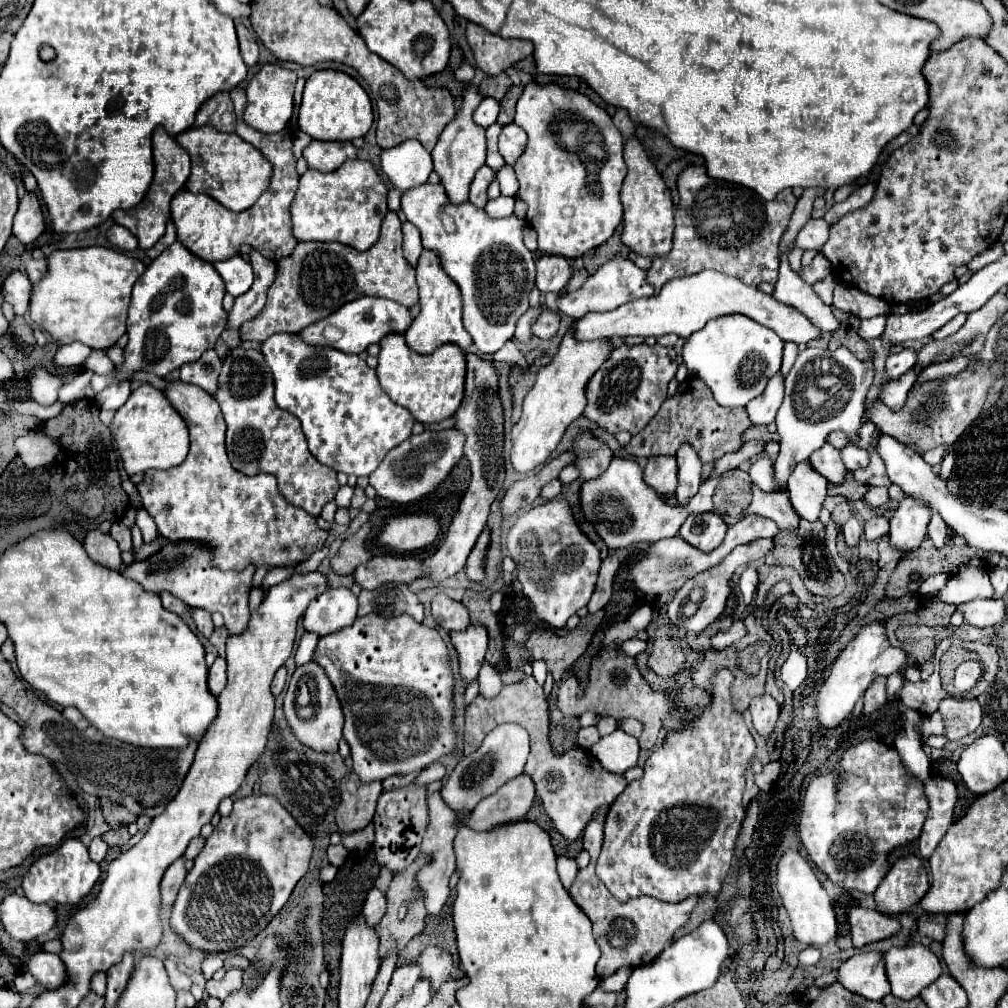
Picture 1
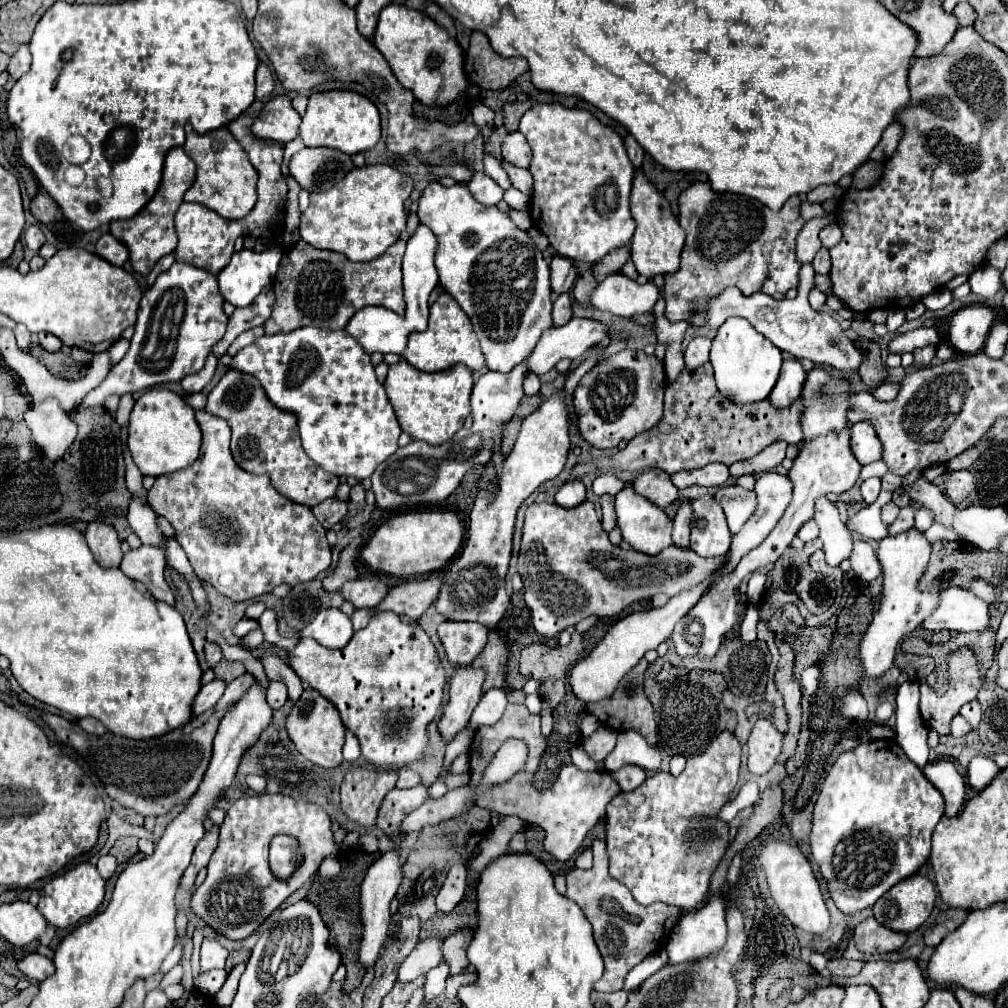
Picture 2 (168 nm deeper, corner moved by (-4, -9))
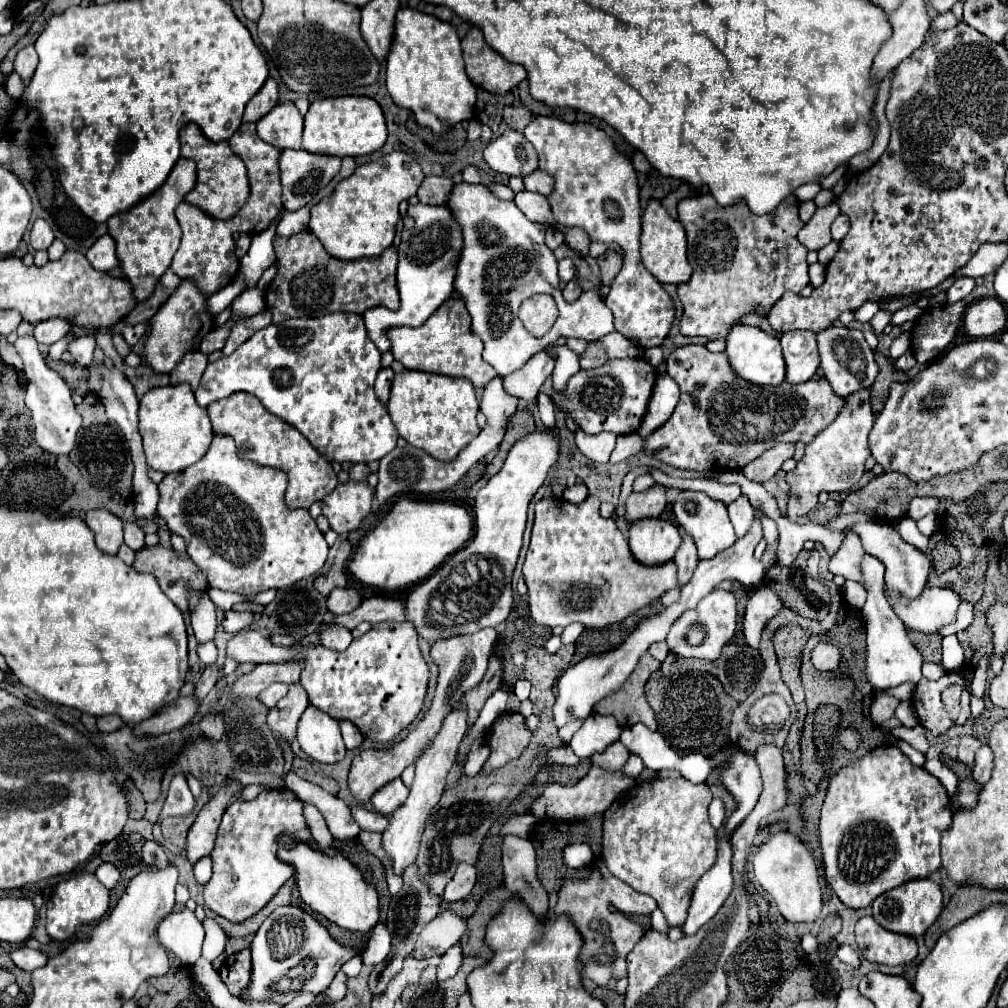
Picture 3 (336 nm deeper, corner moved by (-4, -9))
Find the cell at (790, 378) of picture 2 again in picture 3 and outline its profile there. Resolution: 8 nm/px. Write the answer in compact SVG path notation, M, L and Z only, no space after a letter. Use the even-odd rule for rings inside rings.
M787 332L781 336L787 362L787 382L807 382L819 368L819 352L813 332Z

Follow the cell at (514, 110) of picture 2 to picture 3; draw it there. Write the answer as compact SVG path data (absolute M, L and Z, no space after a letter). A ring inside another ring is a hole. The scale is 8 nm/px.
M507 106L503 110L503 120L509 128L523 132L531 122L531 112L525 106Z

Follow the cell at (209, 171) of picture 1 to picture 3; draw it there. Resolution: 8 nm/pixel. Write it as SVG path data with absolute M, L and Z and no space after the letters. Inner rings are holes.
M187 124L179 132L181 140L181 156L187 160L193 160L197 164L197 184L195 188L185 196L185 202L201 208L205 214L227 220L233 218L239 208L247 202L249 198L249 178L247 178L247 168L243 160L239 160L227 142L211 142L203 136L201 128L197 124Z

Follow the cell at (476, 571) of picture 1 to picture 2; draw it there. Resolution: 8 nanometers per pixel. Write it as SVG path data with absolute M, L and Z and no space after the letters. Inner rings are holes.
M565 390L553 392L541 406L531 412L521 426L519 438L505 460L503 476L499 476L497 494L479 494L469 516L469 530L465 548L451 568L445 572L445 584L441 588L435 608L449 620L475 620L483 626L495 626L509 604L505 594L505 576L511 558L511 538L515 528L515 514L521 502L543 482L555 478L567 460L569 452L569 408L565 402Z

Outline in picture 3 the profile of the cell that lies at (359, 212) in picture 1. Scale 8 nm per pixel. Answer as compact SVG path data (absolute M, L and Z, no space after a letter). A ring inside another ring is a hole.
M395 150L391 154L381 156L375 162L367 162L367 164L355 168L355 172L349 178L341 180L329 196L325 196L319 204L315 204L311 208L309 230L321 240L323 248L339 260L357 260L357 258L367 258L367 256L369 258L379 256L379 254L383 254L385 248L389 248L393 244L395 226L397 226L397 218L399 218L399 204L417 194L417 188L421 186L423 178L425 176L423 176L417 160L407 152Z

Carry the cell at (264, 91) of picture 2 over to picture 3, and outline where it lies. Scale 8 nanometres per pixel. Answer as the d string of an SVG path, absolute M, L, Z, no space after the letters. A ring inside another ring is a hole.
M269 78L263 84L263 88L247 104L245 114L243 114L243 122L257 122L267 112L271 112L275 108L275 104L277 104L277 82L273 78Z

